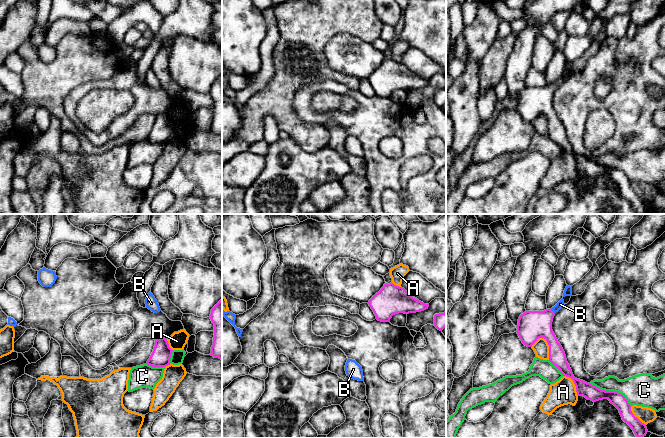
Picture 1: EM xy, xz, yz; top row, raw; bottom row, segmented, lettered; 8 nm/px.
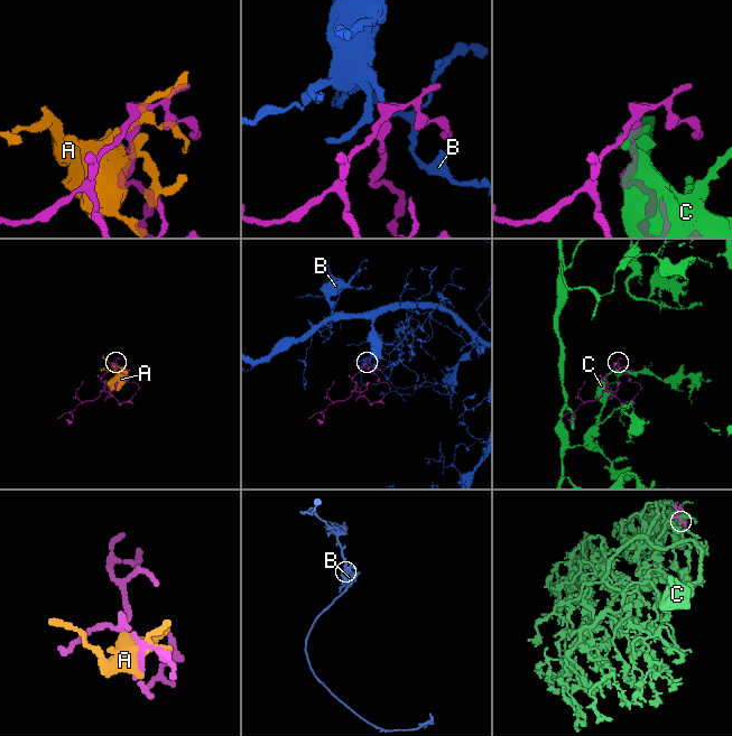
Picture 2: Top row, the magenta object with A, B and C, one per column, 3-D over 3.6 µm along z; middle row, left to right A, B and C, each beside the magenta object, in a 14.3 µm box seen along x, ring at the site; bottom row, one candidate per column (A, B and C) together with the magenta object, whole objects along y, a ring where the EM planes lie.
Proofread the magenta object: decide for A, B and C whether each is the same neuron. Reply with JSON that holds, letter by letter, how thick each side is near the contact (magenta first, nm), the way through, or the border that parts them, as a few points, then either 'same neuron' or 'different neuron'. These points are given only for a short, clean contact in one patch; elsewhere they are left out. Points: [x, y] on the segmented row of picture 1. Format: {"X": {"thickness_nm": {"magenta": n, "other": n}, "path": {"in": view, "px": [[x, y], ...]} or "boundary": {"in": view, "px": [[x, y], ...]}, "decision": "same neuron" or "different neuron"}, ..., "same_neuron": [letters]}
{"A": {"thickness_nm": {"magenta": 140, "other": 200}, "decision": "different neuron"}, "B": {"thickness_nm": {"magenta": 240, "other": 60}, "path": {"in": "yz", "px": [[532, 325], [538, 324], [552, 311], [560, 304]]}, "decision": "same neuron"}, "C": {"thickness_nm": {"magenta": 120, "other": 260}, "decision": "different neuron"}, "same_neuron": ["B"]}

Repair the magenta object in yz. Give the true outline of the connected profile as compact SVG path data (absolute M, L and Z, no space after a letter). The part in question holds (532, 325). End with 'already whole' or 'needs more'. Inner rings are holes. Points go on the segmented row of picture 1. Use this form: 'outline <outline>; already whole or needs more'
outline M563 298L551 309L544 311L526 311L520 315L517 325L517 334L522 343L527 347L543 337L549 345L549 361L556 366L563 376L573 380L578 396L583 396L593 402L608 399L618 410L622 420L633 430L636 437L646 436L648 430L631 411L631 405L626 398L615 391L605 391L583 380L574 377L567 362L565 352L558 342L553 330L552 322L555 313L564 306Z; needs more

